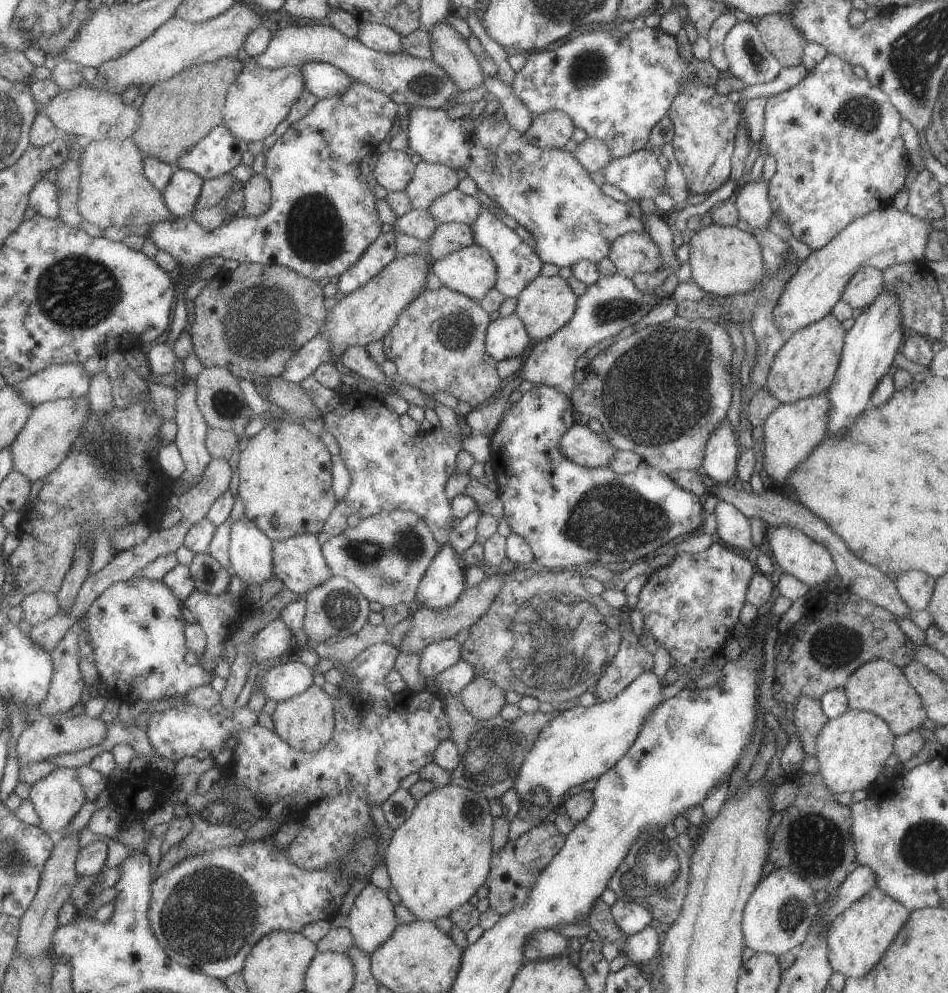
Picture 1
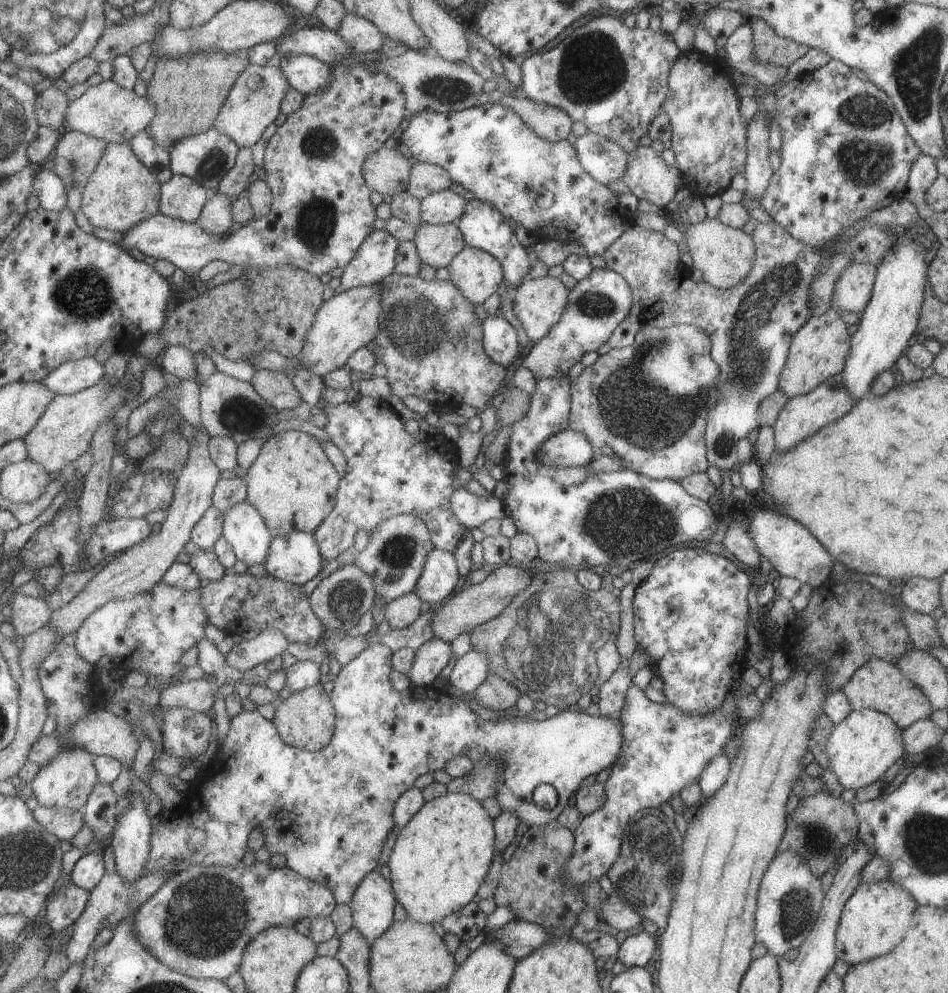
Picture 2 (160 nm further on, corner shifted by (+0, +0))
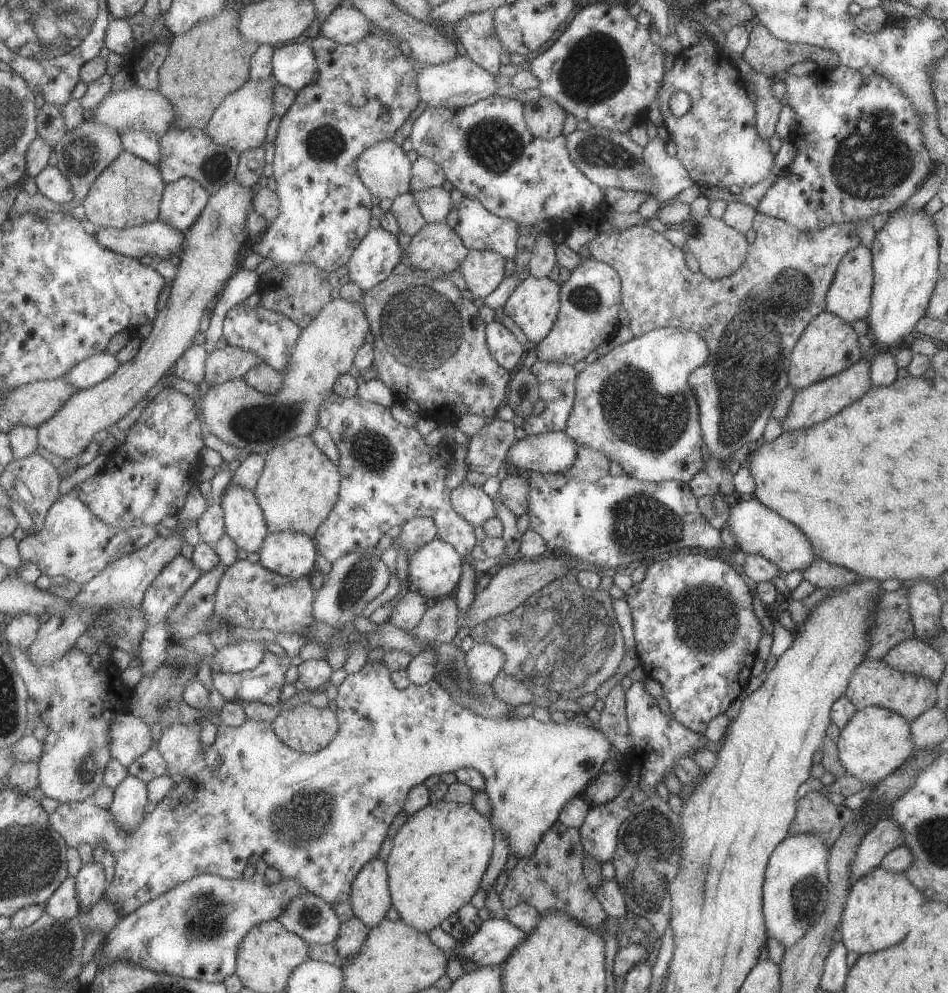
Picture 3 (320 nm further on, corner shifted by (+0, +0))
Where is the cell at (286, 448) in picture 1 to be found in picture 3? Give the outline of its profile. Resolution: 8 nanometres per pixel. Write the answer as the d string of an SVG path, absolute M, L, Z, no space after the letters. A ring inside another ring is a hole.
M295 437L283 446L276 446L264 455L264 467L257 479L254 495L270 533L297 531L313 537L317 527L328 517L329 511L337 500L340 485L338 466L323 454L311 437Z

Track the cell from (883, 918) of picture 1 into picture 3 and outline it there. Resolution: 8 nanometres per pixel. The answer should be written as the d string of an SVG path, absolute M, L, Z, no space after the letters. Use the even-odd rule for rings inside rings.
M881 865L873 867L850 884L841 913L840 941L848 951L858 955L893 946L896 942L901 942L907 934L905 920L919 904L923 904L923 895L909 882L905 873L891 872Z

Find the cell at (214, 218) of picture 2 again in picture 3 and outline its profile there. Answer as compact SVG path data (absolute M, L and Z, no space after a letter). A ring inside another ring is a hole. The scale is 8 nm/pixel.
M234 178L223 185L217 193L210 195L201 216L185 233L185 246L182 248L182 253L179 254L181 258L178 265L179 272L177 278L172 282L171 295L166 307L160 311L153 323L150 335L143 339L139 354L133 360L123 363L118 372L106 381L88 389L78 390L74 397L50 421L44 422L38 427L38 437L43 453L47 451L49 454L58 455L70 464L73 461L76 462L76 457L78 458L81 452L93 442L93 436L99 430L111 430L114 424L117 424L121 418L125 418L139 402L145 399L147 392L153 386L157 386L165 374L170 376L173 373L173 368L178 360L195 344L199 320L201 320L203 312L207 312L207 308L215 300L217 292L223 290L223 286L241 266L239 248L248 245L249 238L245 230L245 221L248 212L254 208L254 190L255 187L241 186Z

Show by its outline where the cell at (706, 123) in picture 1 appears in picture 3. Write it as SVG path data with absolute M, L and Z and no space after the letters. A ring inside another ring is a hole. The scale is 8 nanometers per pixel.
M699 33L698 41L692 46L683 47L674 54L673 66L662 78L658 95L658 109L661 111L662 124L668 131L670 140L675 143L676 157L687 169L691 180L699 187L717 186L717 188L728 188L732 184L741 189L747 189L769 176L774 167L774 154L769 149L768 141L764 141L755 128L754 102L748 98L748 85L745 84L737 67L719 50L712 46L709 37ZM682 90L689 95L689 110L675 118L669 112L667 100L673 92Z

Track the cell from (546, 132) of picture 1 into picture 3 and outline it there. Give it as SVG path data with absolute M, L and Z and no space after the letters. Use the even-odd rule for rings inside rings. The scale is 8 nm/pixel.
M543 96L535 102L524 102L523 114L527 130L546 141L560 134L566 116L555 101Z

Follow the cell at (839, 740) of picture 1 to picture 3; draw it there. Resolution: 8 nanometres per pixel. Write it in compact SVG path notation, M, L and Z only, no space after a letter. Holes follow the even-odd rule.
M877 705L856 710L840 729L836 740L837 756L847 774L871 784L899 768L914 751L910 723L895 711Z

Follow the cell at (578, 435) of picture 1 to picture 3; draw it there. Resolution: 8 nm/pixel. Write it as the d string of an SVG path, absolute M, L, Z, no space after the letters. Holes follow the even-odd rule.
M563 431L525 435L513 443L507 450L504 464L509 464L519 471L519 474L531 471L534 473L549 474L563 473L575 460L577 445Z

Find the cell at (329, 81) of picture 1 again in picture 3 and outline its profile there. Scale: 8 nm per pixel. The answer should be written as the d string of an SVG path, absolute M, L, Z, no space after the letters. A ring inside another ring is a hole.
M308 42L285 43L272 49L272 76L275 82L298 91L313 82L316 74L315 57Z

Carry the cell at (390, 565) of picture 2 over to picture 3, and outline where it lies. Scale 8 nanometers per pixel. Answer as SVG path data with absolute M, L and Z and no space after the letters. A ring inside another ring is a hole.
M413 517L407 522L404 522L399 528L395 530L397 532L397 543L394 547L399 548L403 546L406 550L407 561L410 554L422 544L431 542L431 539L437 538L436 526L429 517Z

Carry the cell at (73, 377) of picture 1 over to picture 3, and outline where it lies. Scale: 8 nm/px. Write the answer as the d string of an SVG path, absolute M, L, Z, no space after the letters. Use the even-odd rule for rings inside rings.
M99 353L81 361L65 378L71 381L77 390L88 389L113 376L121 365L117 354Z

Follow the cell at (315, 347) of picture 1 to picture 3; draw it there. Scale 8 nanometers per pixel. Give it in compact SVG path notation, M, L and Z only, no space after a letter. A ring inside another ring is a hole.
M231 345L215 348L206 355L203 383L212 387L231 379L241 379L252 366L260 362L260 358L251 351Z

